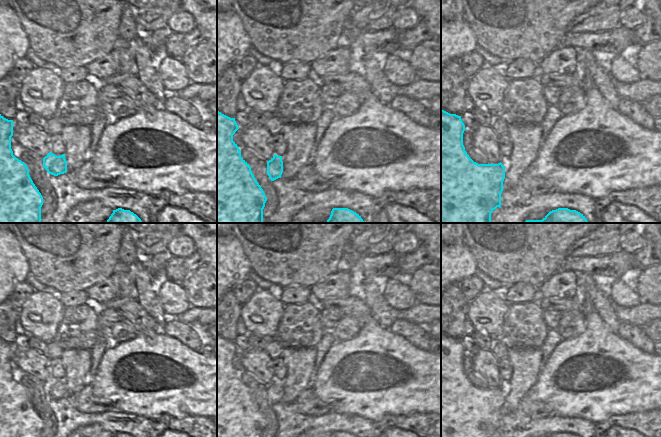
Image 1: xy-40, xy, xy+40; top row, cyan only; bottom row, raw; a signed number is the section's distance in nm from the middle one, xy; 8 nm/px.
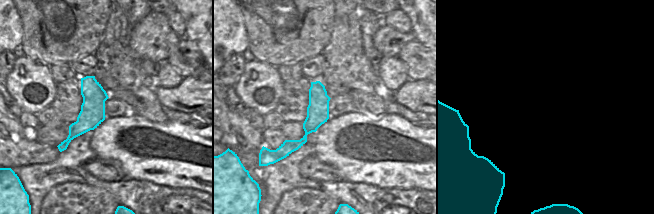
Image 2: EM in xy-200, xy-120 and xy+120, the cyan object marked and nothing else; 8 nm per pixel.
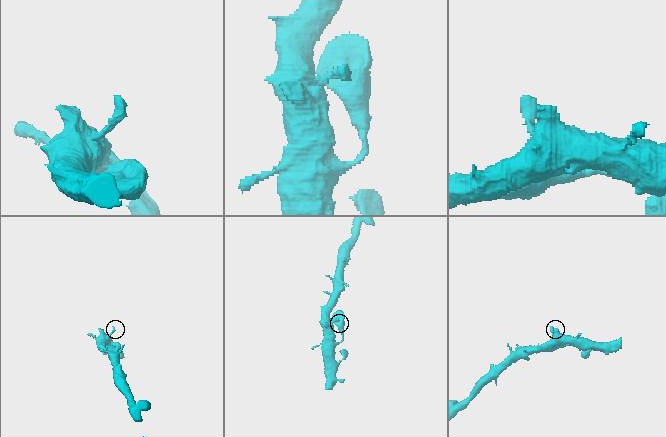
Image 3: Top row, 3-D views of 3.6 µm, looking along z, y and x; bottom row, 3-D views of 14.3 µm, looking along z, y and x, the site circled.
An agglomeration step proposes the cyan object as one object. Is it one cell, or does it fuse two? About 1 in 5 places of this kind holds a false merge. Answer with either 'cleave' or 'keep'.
keep

